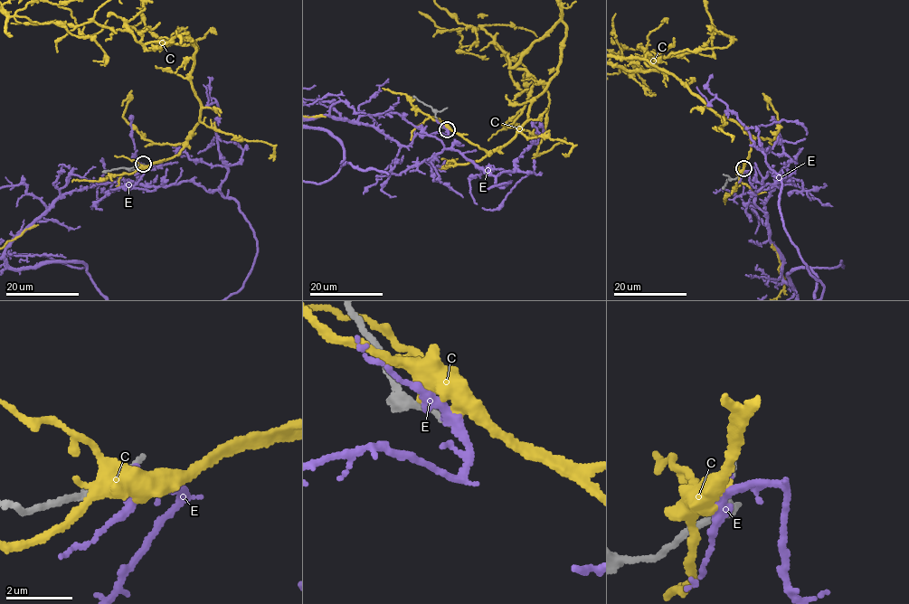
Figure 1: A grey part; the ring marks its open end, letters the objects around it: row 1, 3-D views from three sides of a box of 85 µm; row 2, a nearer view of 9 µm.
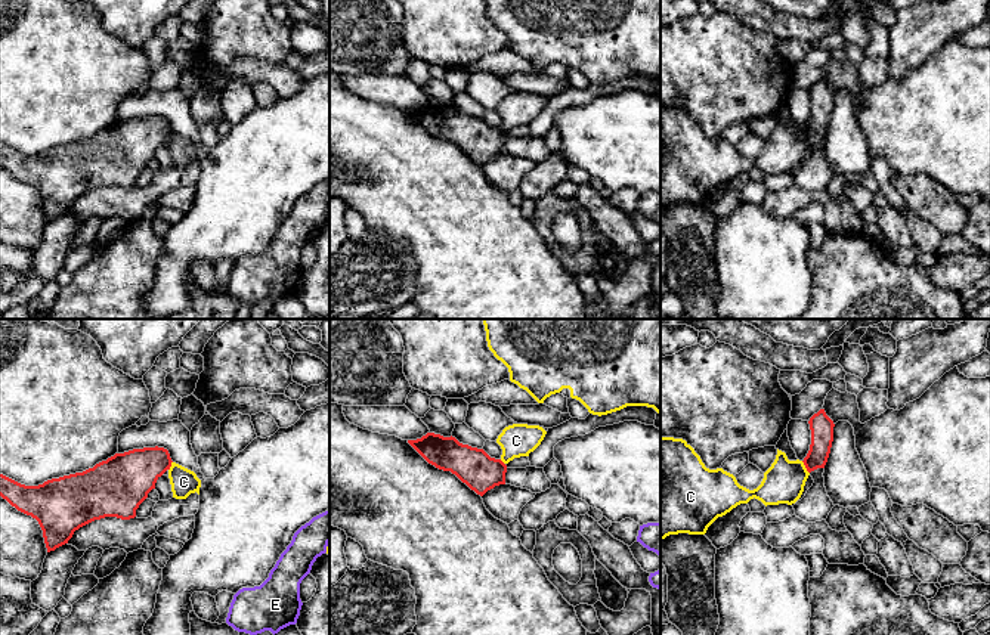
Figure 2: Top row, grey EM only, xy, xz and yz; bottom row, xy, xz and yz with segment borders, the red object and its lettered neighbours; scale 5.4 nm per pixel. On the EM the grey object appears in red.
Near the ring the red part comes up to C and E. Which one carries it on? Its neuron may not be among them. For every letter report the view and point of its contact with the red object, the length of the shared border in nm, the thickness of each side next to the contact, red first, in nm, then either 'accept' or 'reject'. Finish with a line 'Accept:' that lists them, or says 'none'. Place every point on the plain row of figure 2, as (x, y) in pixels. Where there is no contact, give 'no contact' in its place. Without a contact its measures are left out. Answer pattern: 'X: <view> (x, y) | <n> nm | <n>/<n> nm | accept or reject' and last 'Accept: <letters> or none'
C: yz (806, 136) | 80 nm | 130/220 nm | reject
E: no contact | reject
Accept: none

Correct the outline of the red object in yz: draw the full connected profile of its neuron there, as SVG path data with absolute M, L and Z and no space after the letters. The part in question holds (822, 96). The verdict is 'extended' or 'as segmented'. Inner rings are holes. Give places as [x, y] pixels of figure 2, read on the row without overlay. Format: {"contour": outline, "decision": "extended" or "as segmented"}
{"contour": "M825 78L814 83L810 90L811 99L811 114L807 126L804 127L804 134L808 142L825 137L832 111L833 111L833 90L826 84Z", "decision": "as segmented"}

